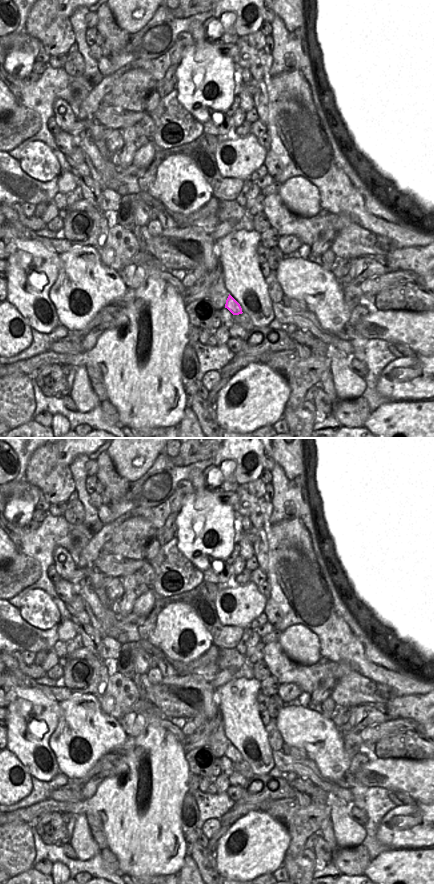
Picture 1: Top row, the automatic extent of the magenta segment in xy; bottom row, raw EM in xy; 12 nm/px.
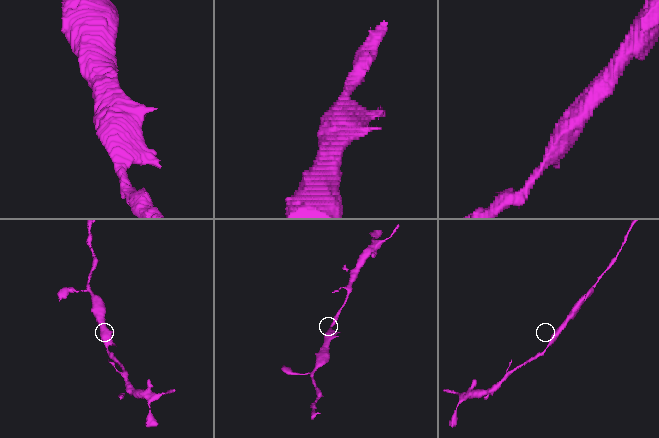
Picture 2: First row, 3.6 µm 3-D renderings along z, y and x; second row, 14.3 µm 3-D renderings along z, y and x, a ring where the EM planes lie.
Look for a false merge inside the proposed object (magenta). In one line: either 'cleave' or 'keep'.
keep

